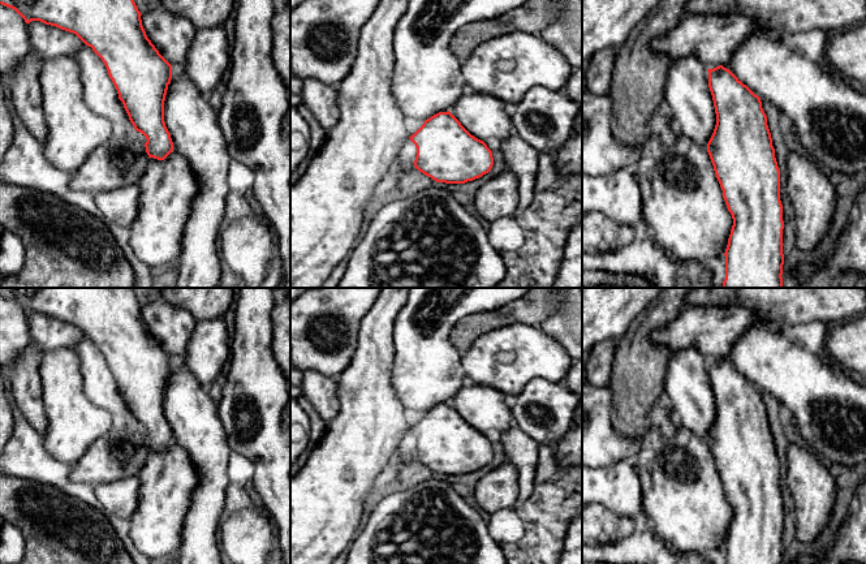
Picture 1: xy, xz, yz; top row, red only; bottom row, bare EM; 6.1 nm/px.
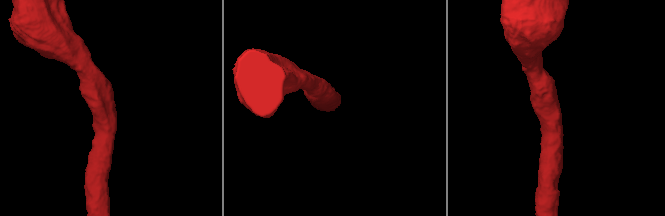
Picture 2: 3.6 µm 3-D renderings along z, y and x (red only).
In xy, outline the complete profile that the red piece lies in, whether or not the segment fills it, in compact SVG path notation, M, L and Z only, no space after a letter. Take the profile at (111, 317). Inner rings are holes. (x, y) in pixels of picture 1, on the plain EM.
M0 288L0 296L5 297L8 300L14 301L26 315L30 315L31 313L40 313L46 317L56 318L61 322L69 323L76 326L86 337L91 339L92 343L102 350L104 354L108 367L112 371L119 391L122 393L124 400L129 408L130 414L133 416L134 421L139 425L142 425L147 434L145 435L146 444L148 449L154 449L158 452L164 452L173 442L177 443L180 447L182 447L186 452L189 458L193 462L193 466L197 469L198 473L198 483L191 494L191 503L188 509L186 518L182 525L182 541L180 546L180 556L177 560L177 564L224 564L224 556L221 554L221 546L219 539L219 531L220 531L220 522L224 508L225 508L225 500L227 500L227 492L230 486L228 479L228 461L230 455L230 447L227 440L227 432L225 429L220 421L220 417L217 414L217 402L215 402L210 393L208 388L201 384L197 378L186 369L182 358L172 358L155 340L155 337L151 335L151 332L147 330L146 323L142 318L141 311L141 303L138 302L134 292L132 288Z

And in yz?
M695 349L671 353L663 396L682 427L706 440L733 517L725 541L725 564L783 564L780 461L762 393L729 361L708 361Z

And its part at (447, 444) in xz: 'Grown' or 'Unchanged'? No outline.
Grown

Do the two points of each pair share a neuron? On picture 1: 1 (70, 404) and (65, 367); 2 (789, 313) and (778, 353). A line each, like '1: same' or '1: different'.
1: same
2: different

